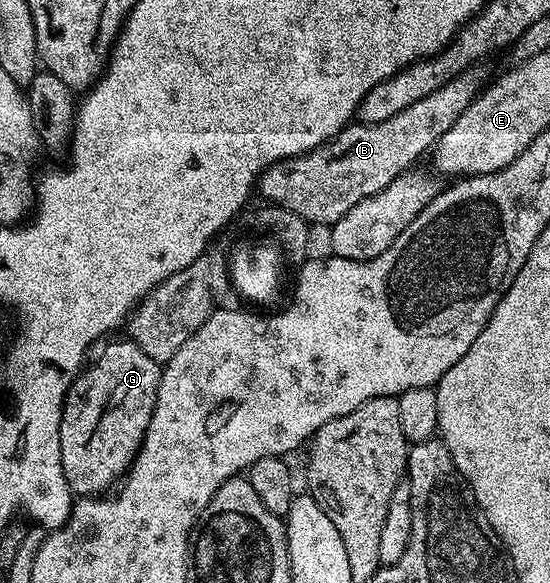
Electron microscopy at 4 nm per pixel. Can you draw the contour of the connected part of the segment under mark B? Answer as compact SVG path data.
M461 70L432 94L404 107L404 111L392 115L392 119L384 119L384 123L345 125L333 139L312 152L268 166L256 182L257 192L262 192L267 202L281 209L296 211L296 215L311 226L335 225L356 207L356 203L360 203L360 199L384 191L392 179L415 166L417 160L456 123L480 92L482 75L476 70Z

